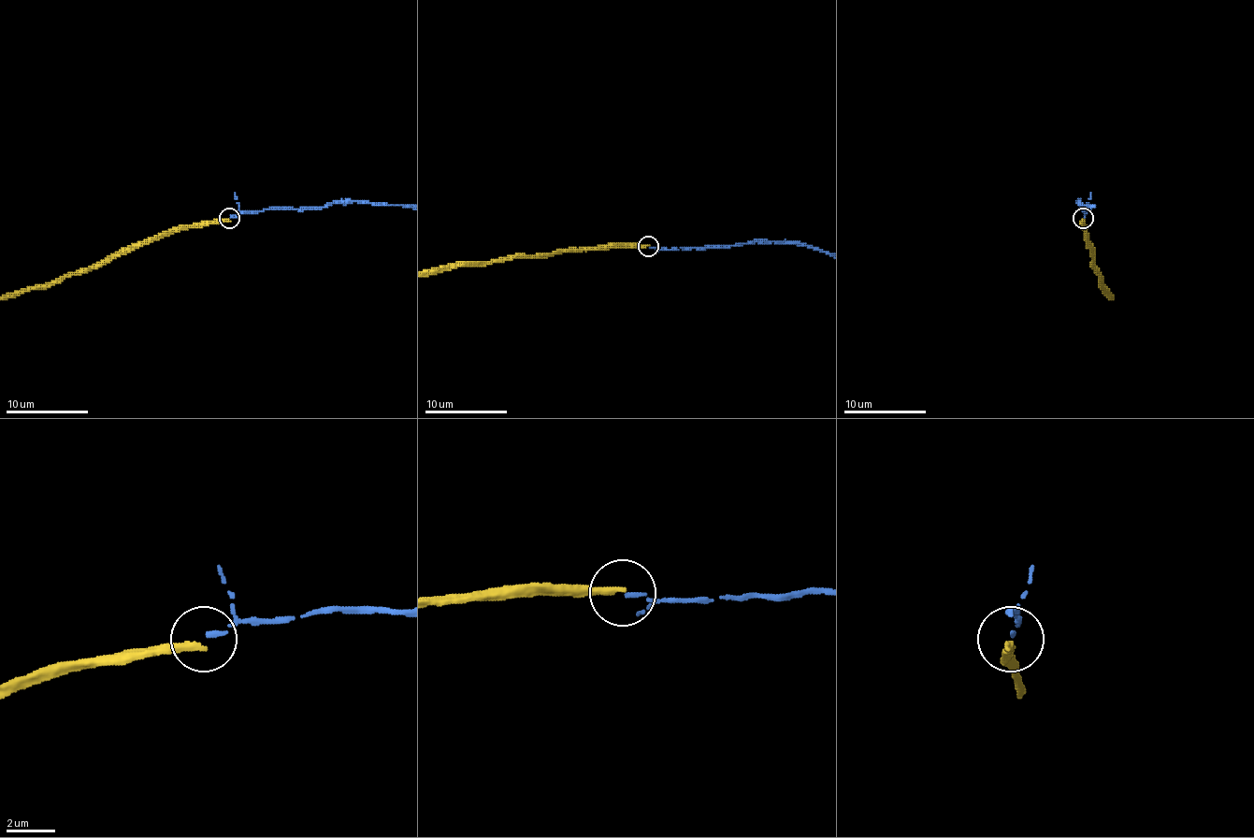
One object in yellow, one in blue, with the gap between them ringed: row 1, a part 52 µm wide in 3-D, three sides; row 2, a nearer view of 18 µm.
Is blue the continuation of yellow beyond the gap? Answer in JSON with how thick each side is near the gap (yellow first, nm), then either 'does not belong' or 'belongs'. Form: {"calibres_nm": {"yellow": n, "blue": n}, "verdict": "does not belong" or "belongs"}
{"calibres_nm": {"yellow": 320, "blue": 190}, "verdict": "does not belong"}

